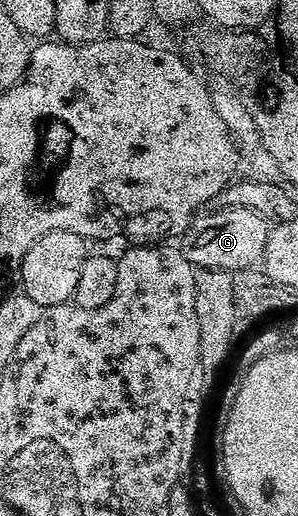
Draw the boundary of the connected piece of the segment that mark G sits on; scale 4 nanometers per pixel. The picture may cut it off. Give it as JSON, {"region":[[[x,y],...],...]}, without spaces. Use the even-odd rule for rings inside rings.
{"region":[[[213,209],[213,214],[205,213],[205,218],[197,217],[188,235],[184,238],[182,252],[193,267],[202,270],[251,270],[263,259],[268,243],[269,223],[261,216],[249,210]],[[200,218],[200,219],[199,219]]]}

